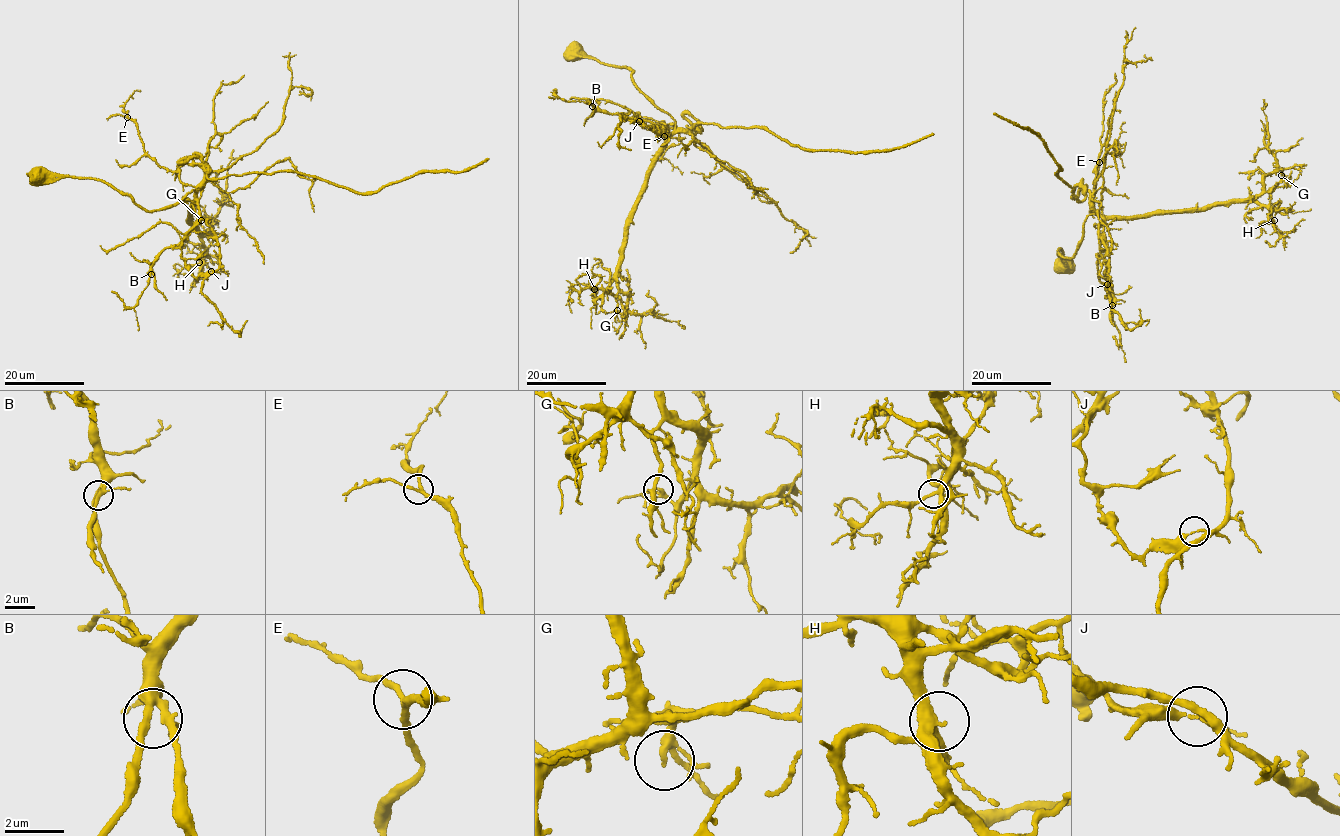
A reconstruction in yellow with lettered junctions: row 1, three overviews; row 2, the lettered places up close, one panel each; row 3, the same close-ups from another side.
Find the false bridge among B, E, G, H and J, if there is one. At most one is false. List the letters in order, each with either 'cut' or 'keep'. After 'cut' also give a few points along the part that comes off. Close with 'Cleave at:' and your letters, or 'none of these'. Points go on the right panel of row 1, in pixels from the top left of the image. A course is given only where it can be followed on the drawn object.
B: keep
E: keep
G: keep
H: keep
J: cut; course (1107, 283), (1109, 294), (1110, 283), (1099, 273), (1105, 253), (1101, 247), (1105, 221), (1097, 201)
Cleave at: J

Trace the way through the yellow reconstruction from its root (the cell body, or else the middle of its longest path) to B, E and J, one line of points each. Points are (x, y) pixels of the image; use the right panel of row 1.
B: (1066, 266), (1058, 248), (1060, 255), (1075, 256), (1086, 218), (1095, 213), (1102, 219), (1099, 241), (1112, 305)
E: (1066, 266), (1057, 250), (1075, 256), (1086, 218), (1094, 212), (1090, 198), (1099, 162)
J: (1066, 266), (1058, 248), (1075, 256), (1095, 213), (1108, 252), (1107, 283)

